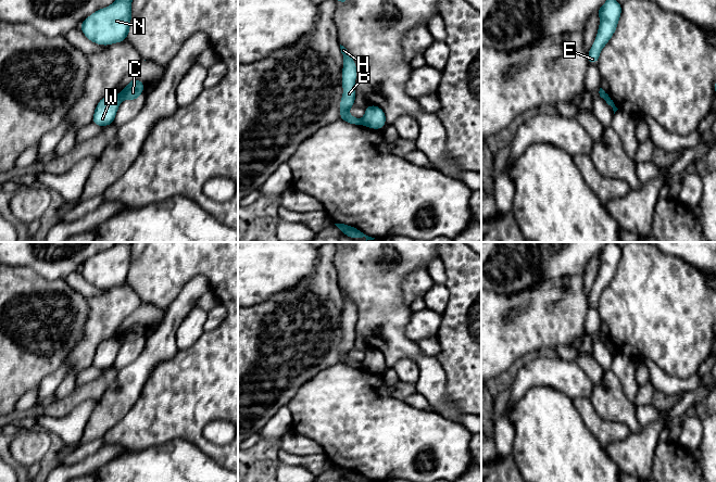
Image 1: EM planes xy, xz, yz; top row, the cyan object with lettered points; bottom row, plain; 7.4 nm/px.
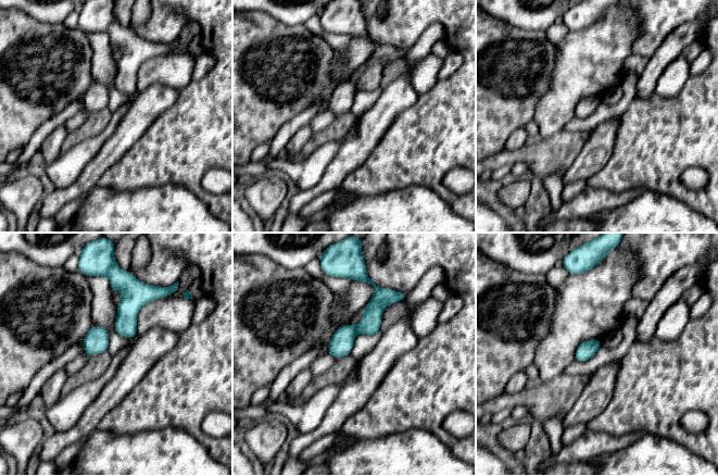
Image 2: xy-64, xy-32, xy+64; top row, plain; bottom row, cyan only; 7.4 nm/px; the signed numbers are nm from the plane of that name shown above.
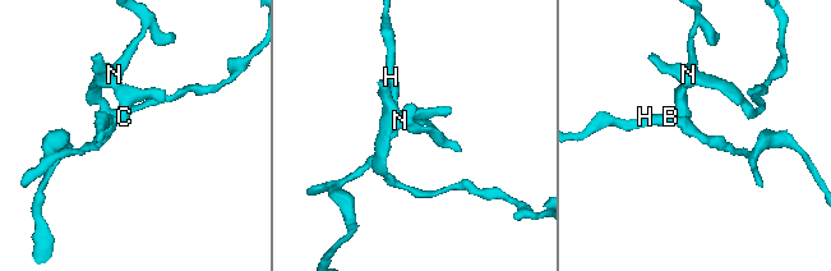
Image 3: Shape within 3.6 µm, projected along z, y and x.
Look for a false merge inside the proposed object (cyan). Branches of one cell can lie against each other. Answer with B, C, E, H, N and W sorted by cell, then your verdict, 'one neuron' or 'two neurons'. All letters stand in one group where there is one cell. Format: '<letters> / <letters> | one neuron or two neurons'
B H W / C E N | two neurons

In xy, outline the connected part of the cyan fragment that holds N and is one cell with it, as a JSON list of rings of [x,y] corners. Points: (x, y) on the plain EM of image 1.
[[[117,242],[109,250],[93,255],[80,267],[83,277],[90,284],[102,289],[124,284],[130,275],[133,243]]]

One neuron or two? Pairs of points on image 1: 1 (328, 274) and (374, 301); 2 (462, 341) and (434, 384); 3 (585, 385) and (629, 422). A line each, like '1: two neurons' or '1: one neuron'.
1: two neurons
2: two neurons
3: two neurons

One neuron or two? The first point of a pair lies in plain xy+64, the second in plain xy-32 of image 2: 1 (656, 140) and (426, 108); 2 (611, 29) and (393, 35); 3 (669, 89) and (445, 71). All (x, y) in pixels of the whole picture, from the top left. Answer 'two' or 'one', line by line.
1: one
2: two
3: two

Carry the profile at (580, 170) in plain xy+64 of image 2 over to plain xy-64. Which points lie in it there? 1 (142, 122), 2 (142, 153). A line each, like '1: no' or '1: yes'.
1: yes
2: no

